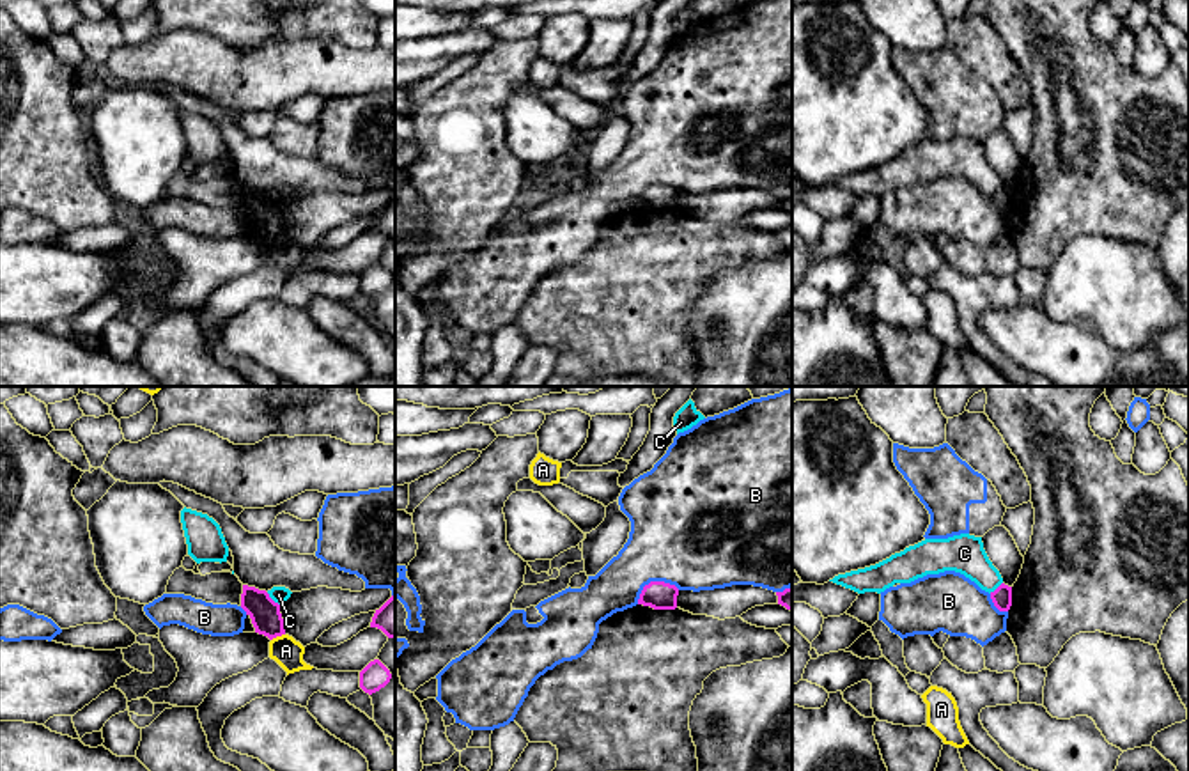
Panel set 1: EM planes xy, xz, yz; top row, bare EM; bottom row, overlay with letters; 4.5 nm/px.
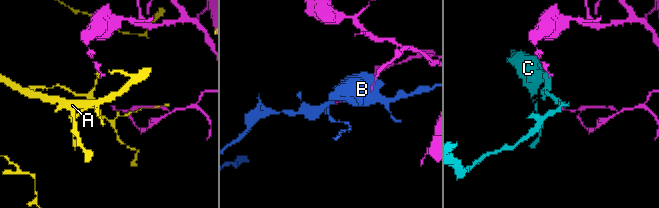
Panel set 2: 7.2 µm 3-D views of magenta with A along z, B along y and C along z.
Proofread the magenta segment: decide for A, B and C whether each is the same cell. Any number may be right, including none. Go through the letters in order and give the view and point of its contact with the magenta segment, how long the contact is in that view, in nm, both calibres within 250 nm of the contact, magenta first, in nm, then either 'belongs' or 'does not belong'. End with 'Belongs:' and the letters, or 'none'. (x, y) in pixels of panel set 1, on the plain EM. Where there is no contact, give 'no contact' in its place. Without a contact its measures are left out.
A: meets magenta in xy at (277, 238); contact 70 nm long; 140 nm thick on the magenta side, 140 nm on the other; does not belong
B: meets magenta in xz at (652, 185); contact 220 nm long; 130 nm thick on the magenta side, 460 nm on the other; does not belong
C: meets magenta in xy at (271, 202); contact 90 nm long; 140 nm thick on the magenta side, 80 nm on the other; does not belong
Belongs: none

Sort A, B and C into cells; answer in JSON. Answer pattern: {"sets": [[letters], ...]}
{"sets": [["A"], ["B"], ["C"]]}

